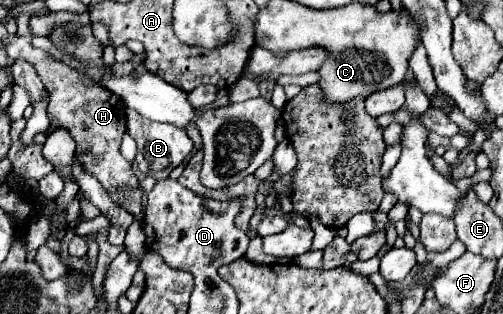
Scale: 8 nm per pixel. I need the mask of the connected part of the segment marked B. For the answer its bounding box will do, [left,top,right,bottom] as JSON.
[126,110,194,180]

